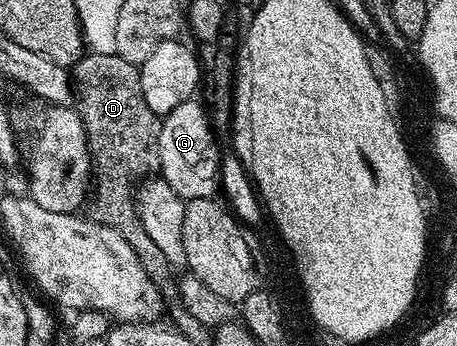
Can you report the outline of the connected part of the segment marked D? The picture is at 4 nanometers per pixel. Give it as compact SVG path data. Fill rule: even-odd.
M88 52L74 64L72 78L75 82L76 108L85 126L94 167L91 217L120 232L134 248L153 282L166 288L174 278L171 264L138 221L135 202L139 182L161 169L162 118L148 107L144 99L141 69L119 54Z

